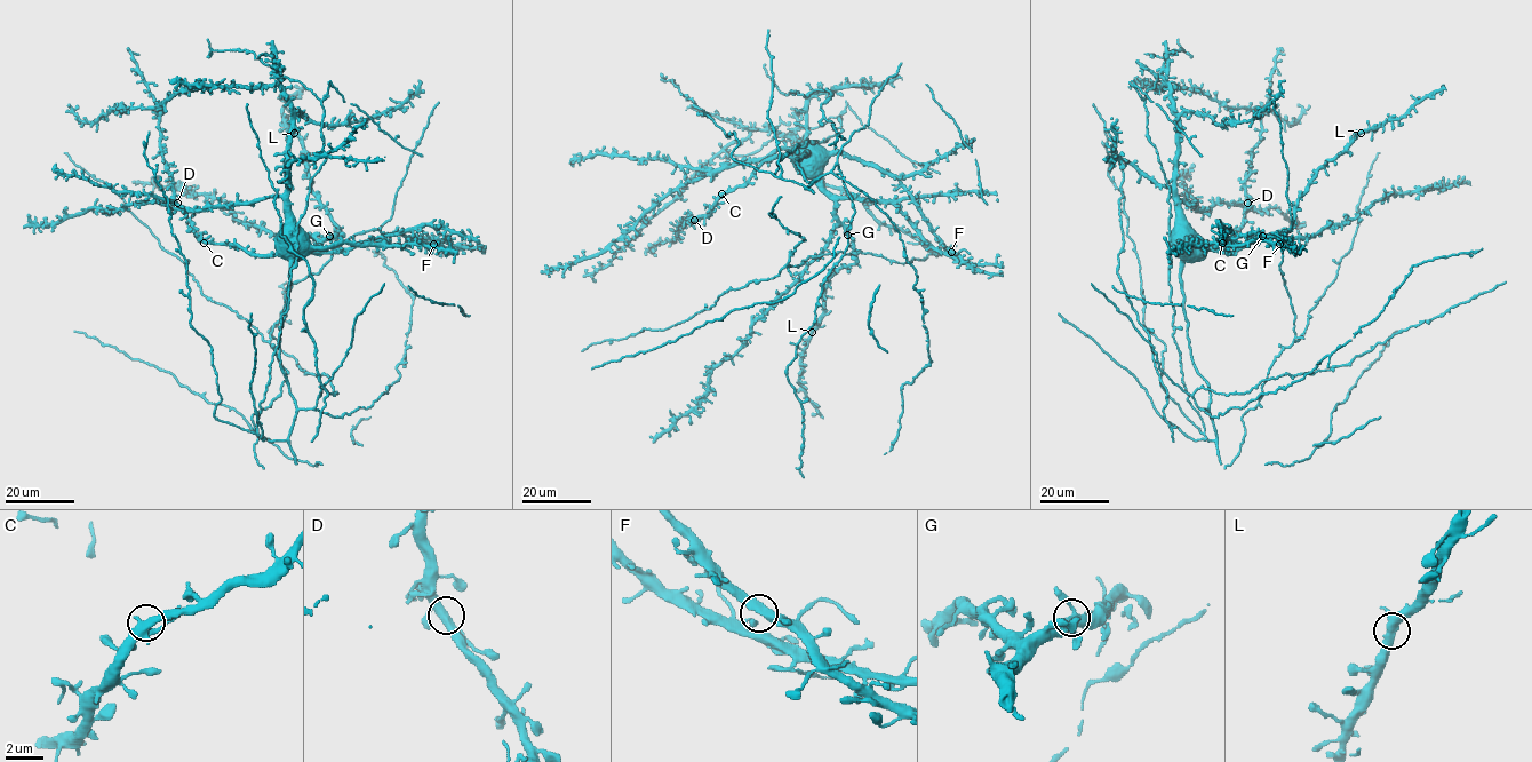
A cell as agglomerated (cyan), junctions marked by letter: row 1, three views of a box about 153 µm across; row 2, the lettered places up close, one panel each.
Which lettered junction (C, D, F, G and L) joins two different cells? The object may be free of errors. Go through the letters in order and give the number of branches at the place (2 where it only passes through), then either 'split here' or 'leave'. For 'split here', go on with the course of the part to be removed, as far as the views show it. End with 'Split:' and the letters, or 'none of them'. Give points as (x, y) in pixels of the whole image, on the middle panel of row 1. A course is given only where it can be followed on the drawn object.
C: branches 3; leave
D: branches 3; leave
F: branches 3; leave
G: branches 3; leave
L: branches 3; leave
Split: none of them

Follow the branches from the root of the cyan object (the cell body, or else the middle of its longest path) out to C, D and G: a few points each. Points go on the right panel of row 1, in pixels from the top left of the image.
C: (1174, 239), (1185, 255), (1197, 246), (1222, 243)
D: (1174, 239), (1185, 255), (1197, 246), (1222, 243), (1242, 224), (1247, 203)
G: (1174, 239), (1181, 246), (1214, 246), (1231, 252), (1262, 236)

